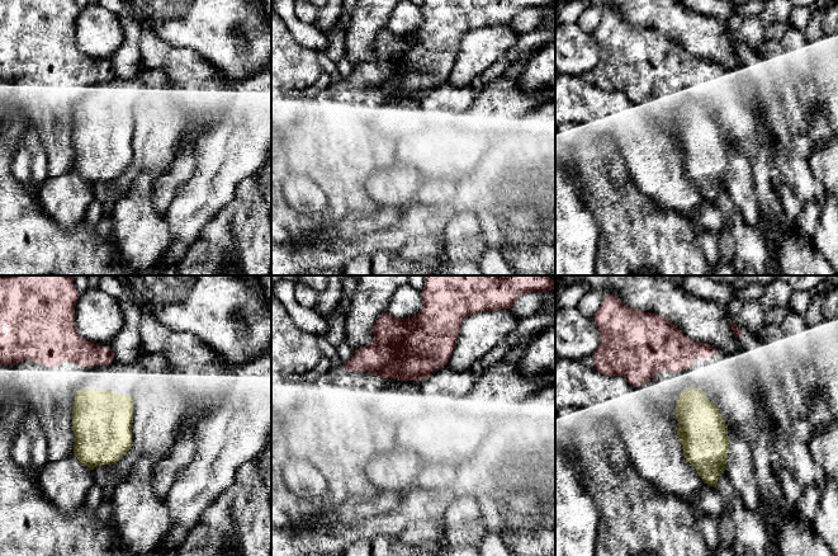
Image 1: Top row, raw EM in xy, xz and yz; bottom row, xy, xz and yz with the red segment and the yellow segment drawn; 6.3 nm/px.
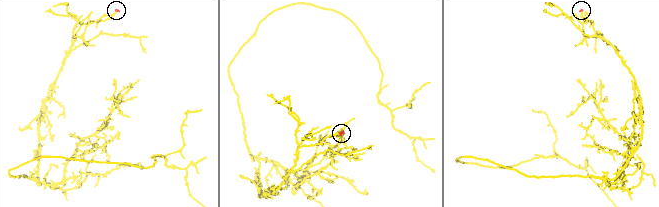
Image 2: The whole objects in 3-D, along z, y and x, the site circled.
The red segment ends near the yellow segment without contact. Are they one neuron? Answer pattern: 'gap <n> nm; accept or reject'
gap 130 nm; reject

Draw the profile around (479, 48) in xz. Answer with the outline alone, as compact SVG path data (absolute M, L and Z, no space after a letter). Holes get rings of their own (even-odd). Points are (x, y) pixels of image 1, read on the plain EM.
M511 24L483 27L465 33L448 81L455 86L473 83L512 48L517 38L519 33Z

